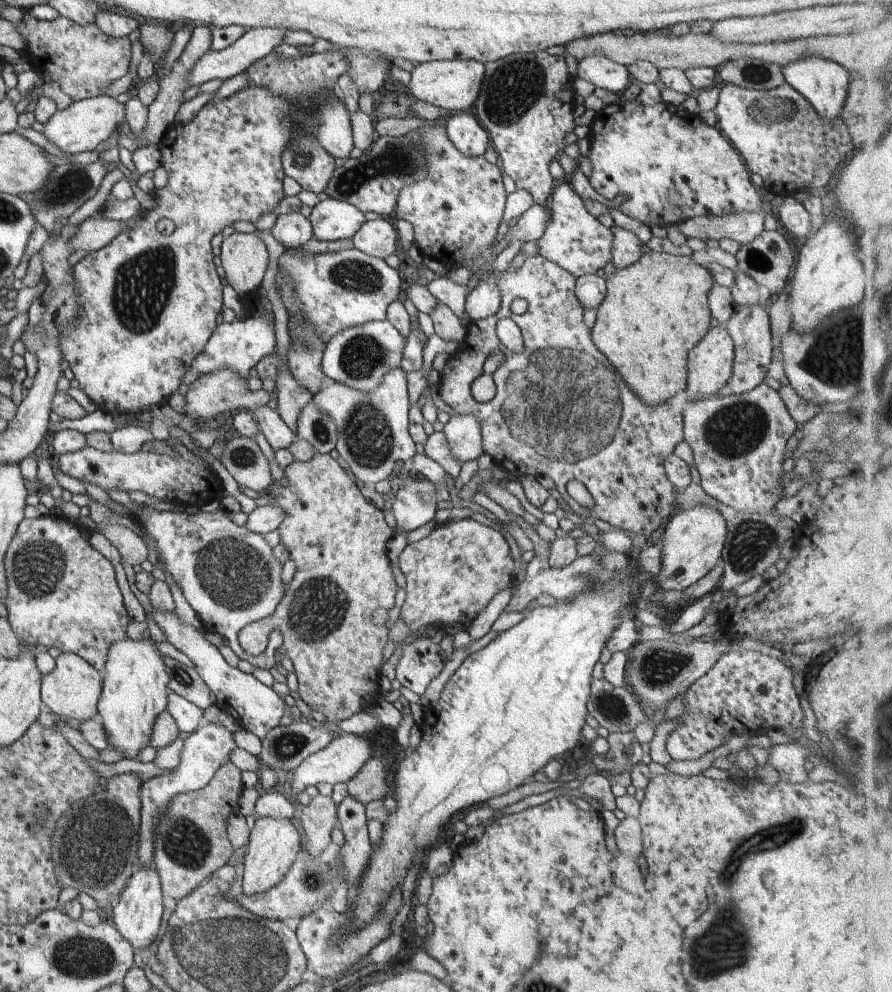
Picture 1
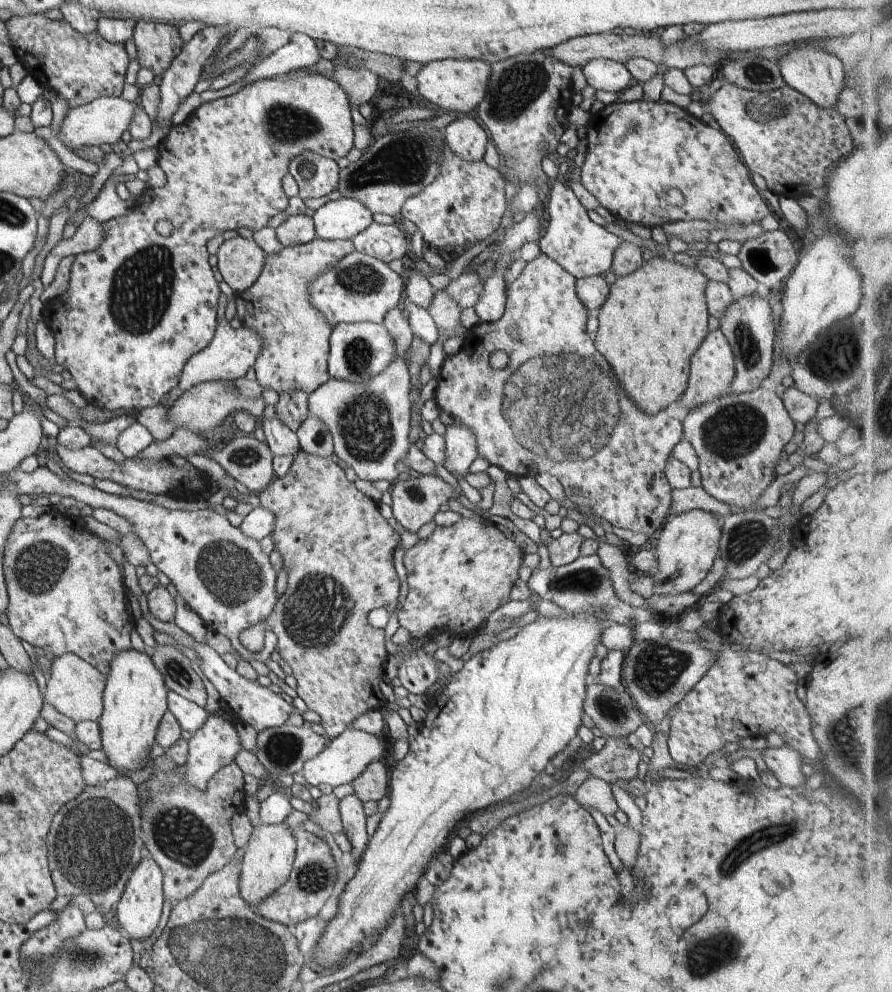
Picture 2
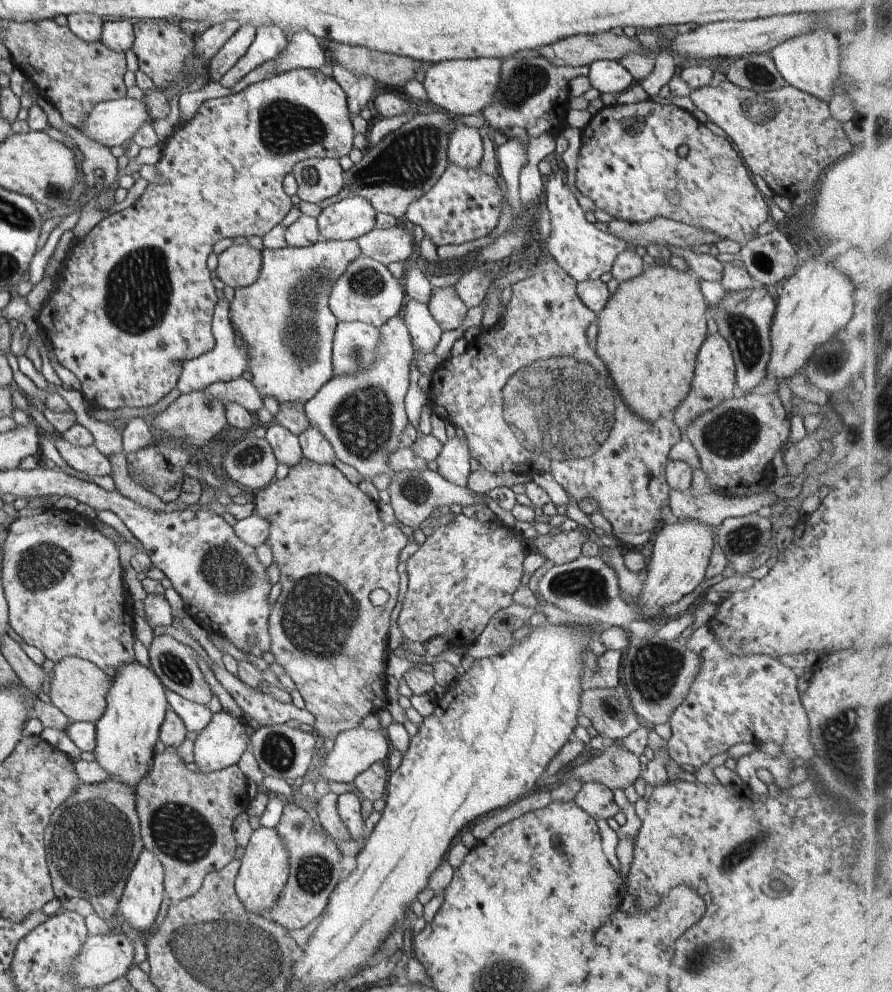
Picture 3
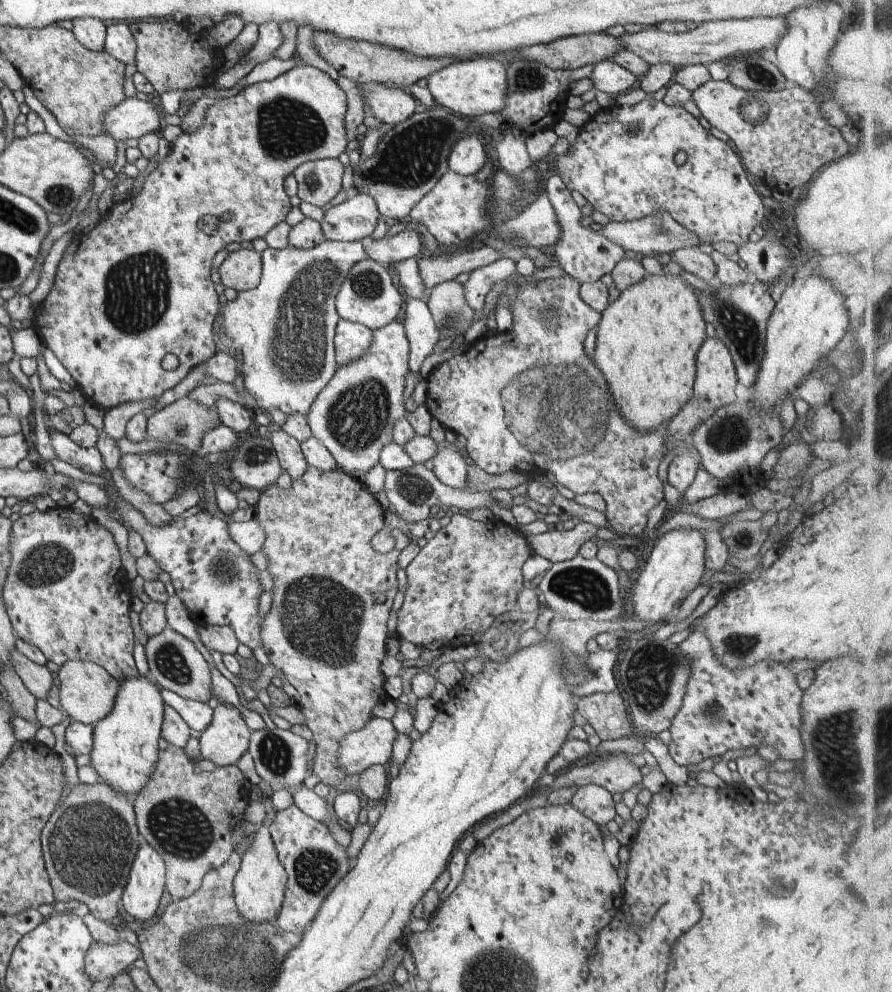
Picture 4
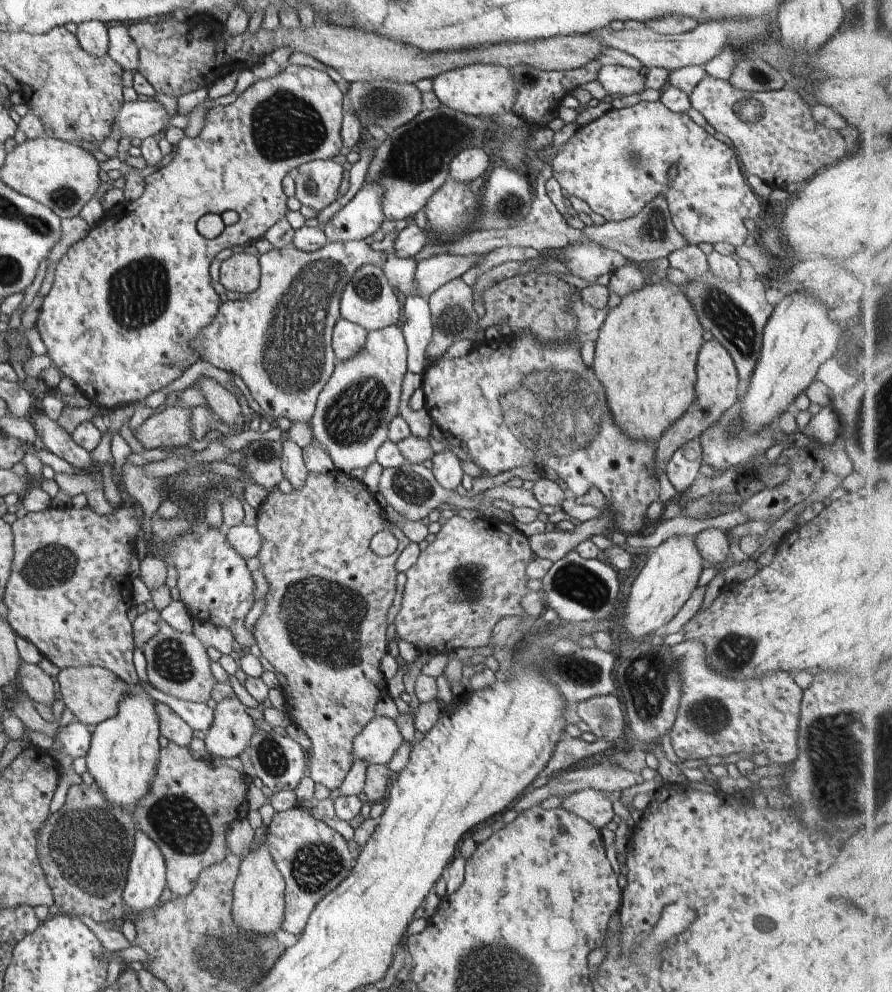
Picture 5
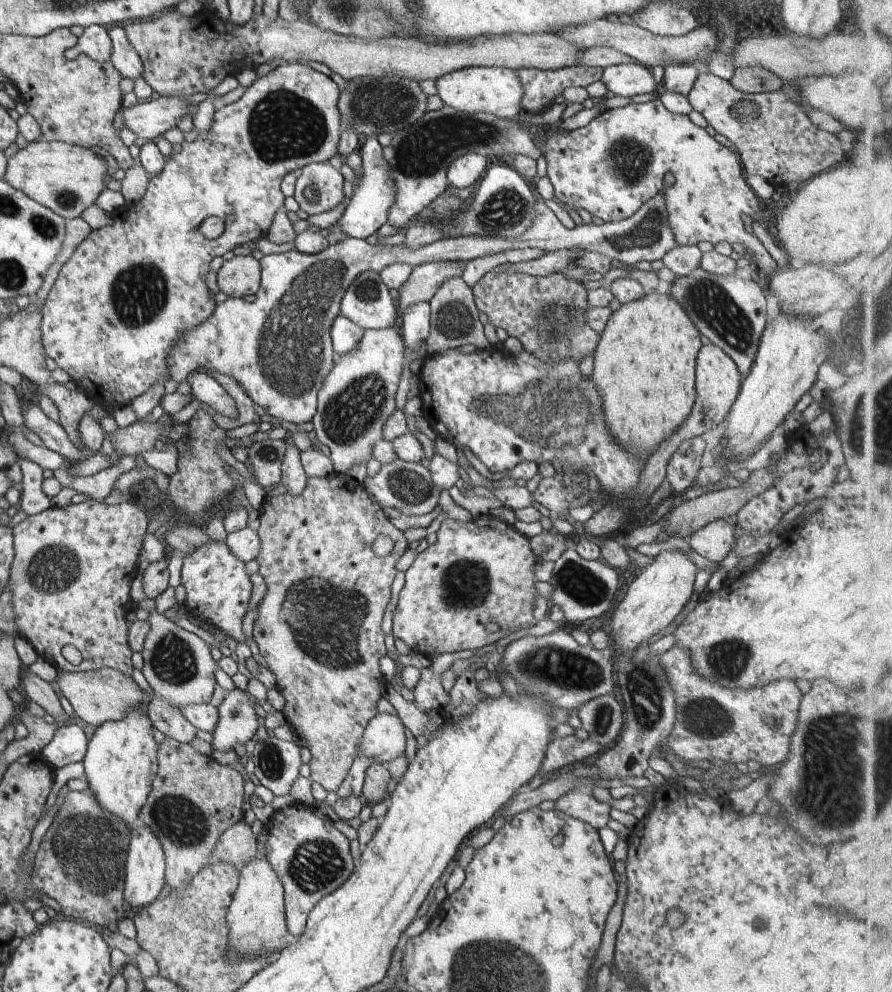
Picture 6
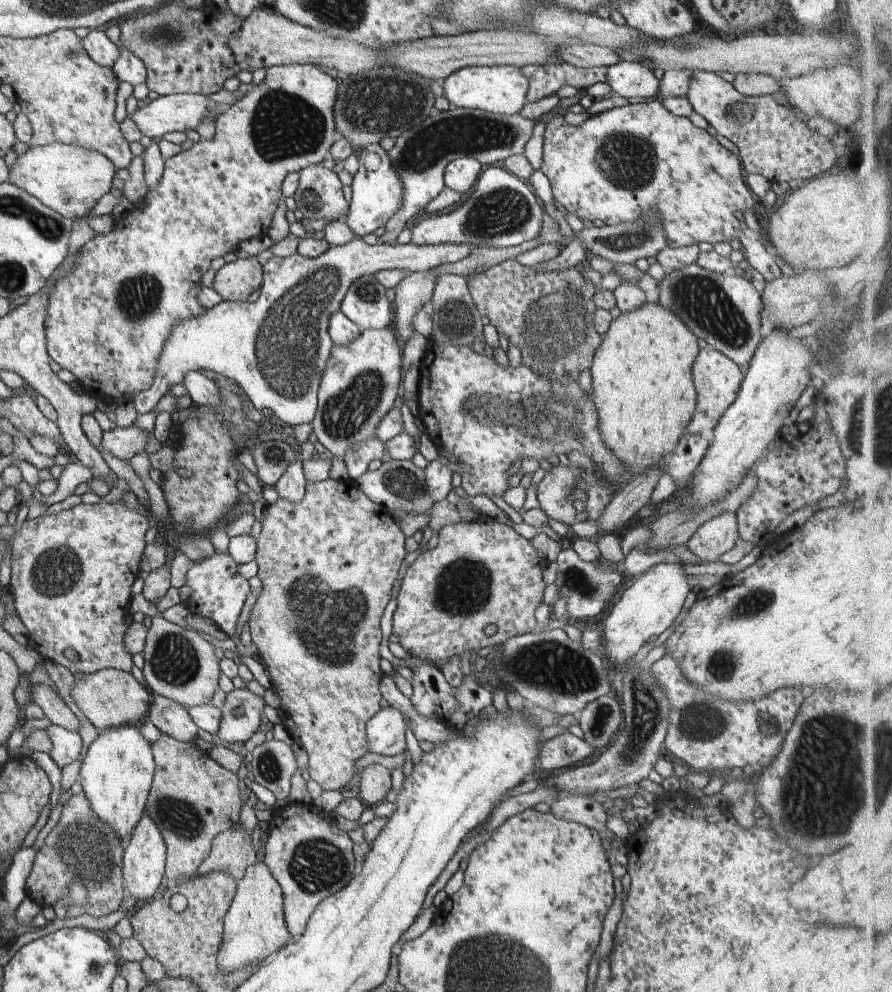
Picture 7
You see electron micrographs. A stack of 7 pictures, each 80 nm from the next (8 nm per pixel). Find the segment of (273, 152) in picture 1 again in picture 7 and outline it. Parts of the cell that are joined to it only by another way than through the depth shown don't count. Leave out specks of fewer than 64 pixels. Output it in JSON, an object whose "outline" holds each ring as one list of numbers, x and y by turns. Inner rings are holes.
{"outline":[[310,63,274,65,266,71,264,80,260,84,252,86,252,92,250,90,241,100,230,105,229,110,217,116,215,120,216,132,212,140,201,139,188,150,179,152,170,160,165,160,161,181,154,188,148,190,147,200,143,198,139,204,136,204,136,208,132,212,122,216,122,220,118,220,118,223,114,224,114,229,108,234,98,234,86,242,83,248,79,250,78,256,75,258,75,266,71,272,57,283,49,296,47,317,45,318,48,354,52,360,60,364,62,369,68,369,72,374,75,374,85,392,94,392,94,394,102,394,108,398,124,401,132,400,134,395,147,391,152,386,160,353,173,326,178,321,205,313,207,309,198,303,196,293,202,288,201,278,210,268,210,262,218,256,223,257,228,252,235,252,237,246,245,240,266,236,271,227,278,200,282,195,282,181,290,173,299,173,304,167,322,163,330,150,330,146,340,137,335,129,333,113,333,106,338,96,339,79,330,77,320,68,316,68,315,64]]}

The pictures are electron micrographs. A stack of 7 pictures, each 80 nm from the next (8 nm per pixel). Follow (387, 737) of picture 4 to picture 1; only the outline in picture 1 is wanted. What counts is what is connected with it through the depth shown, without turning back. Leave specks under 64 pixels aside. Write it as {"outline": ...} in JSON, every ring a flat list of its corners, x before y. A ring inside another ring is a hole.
{"outline":[[342,733,336,740,330,742,329,746,308,756,298,766,298,772,294,772,294,774,298,774,298,790,307,789,321,782,322,784,328,783,331,785,348,783,348,780,354,778,362,769,362,766,371,758,372,750,374,750,372,744,364,736]]}

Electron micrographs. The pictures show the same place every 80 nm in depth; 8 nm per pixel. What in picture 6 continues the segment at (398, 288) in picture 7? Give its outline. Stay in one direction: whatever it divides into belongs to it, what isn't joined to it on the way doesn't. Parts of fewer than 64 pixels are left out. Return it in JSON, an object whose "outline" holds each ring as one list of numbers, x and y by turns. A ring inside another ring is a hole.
{"outline":[[452,261,426,263,414,267,408,280,398,289,400,295,398,306,402,316,410,305,428,303,446,279,457,274,461,275,462,270,464,269,460,269,457,262]]}

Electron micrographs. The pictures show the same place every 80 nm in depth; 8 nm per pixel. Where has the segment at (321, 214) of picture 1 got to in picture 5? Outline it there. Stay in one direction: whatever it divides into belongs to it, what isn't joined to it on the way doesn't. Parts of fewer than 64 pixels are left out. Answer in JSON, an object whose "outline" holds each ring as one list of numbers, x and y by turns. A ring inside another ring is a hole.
{"outline":[[372,181,364,183,322,229,328,243,364,240,380,228,384,219,383,188]]}

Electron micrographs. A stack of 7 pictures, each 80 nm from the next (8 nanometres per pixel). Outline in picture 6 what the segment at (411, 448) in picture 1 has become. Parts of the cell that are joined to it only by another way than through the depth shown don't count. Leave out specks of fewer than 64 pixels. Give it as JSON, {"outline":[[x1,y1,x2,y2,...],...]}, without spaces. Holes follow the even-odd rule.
{"outline":[[392,327,366,329,356,349,333,355,335,365,318,391,317,411,311,422,314,442,327,451,334,472,347,474,351,466,368,462,373,446,383,438,384,423,396,410,394,398,402,376,404,343]]}

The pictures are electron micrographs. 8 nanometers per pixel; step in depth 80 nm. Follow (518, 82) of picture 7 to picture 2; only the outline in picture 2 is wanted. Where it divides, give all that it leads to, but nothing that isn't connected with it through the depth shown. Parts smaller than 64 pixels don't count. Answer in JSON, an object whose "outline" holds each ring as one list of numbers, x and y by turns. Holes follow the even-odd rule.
{"outline":[[443,59,424,64,415,78,419,96,424,100,444,110,468,114,474,113,474,109,484,100,486,88,490,84,490,74,492,74,490,62,475,59]]}

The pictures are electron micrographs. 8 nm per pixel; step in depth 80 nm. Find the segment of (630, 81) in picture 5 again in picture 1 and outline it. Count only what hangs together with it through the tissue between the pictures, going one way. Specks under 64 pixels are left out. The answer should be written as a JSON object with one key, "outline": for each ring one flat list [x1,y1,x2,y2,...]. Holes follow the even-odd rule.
{"outline":[[586,56,578,62,578,77,595,87,621,94,630,83,626,67,606,56]]}

